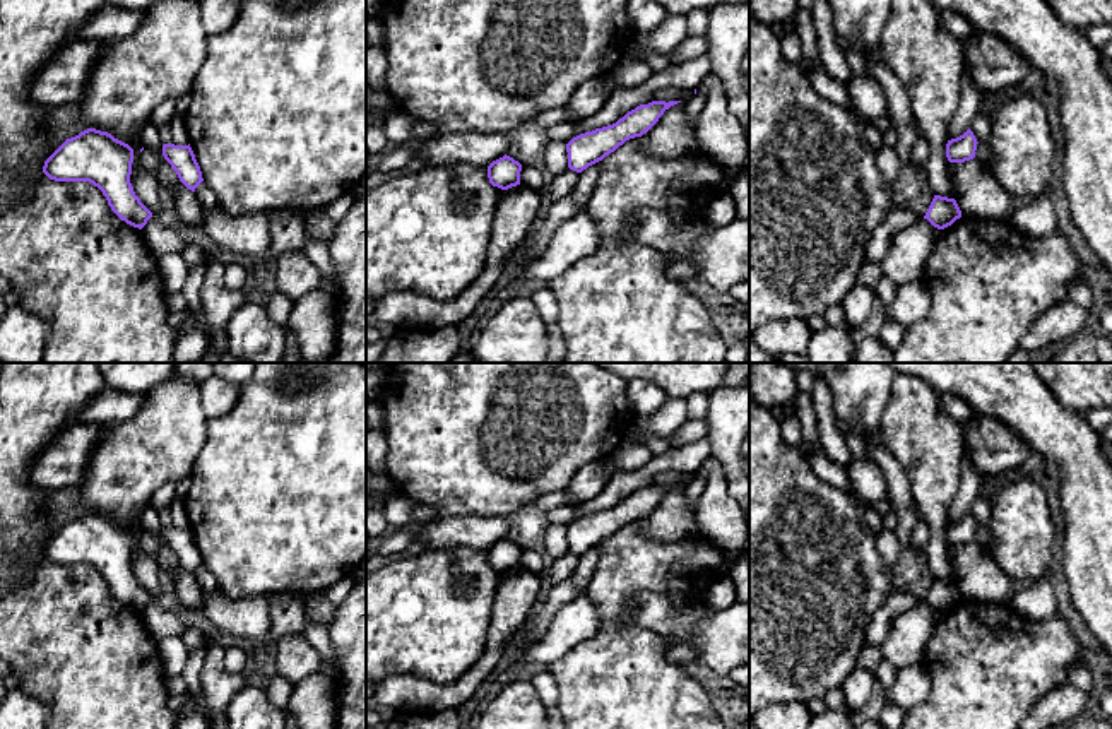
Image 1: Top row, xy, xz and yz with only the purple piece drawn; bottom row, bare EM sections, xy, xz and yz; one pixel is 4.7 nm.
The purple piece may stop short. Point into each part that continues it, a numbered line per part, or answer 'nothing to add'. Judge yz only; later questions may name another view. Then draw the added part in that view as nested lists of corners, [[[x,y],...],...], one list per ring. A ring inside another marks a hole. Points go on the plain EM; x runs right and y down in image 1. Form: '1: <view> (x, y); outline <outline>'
nothing to add

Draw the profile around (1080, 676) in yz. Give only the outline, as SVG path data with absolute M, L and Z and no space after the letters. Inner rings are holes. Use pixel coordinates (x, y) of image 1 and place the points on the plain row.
M1083 662L1071 666L1068 676L1069 683L1081 690L1086 696L1093 693L1093 676Z

